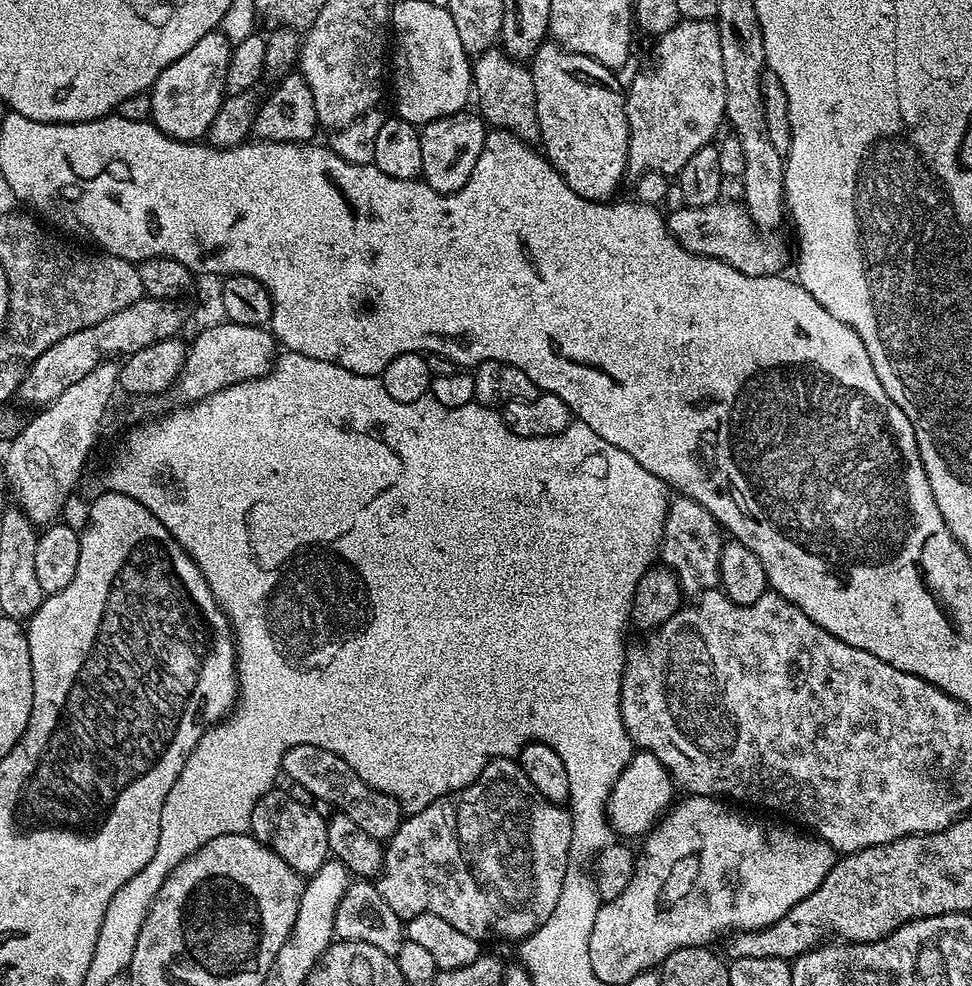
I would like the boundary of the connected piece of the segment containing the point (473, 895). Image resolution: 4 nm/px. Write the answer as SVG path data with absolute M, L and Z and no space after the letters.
M447 799L435 800L426 810L401 819L398 830L386 842L383 871L375 886L401 922L418 918L418 914L438 914L438 918L446 918L462 934L480 941L480 895L485 889L478 883L460 846L448 803Z

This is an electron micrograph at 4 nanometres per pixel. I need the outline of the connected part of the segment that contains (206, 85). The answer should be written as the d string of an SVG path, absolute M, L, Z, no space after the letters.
M217 30L198 38L182 58L170 62L150 89L151 123L174 140L196 142L207 137L210 122L214 122L226 99L224 78L231 53L232 45L223 32Z

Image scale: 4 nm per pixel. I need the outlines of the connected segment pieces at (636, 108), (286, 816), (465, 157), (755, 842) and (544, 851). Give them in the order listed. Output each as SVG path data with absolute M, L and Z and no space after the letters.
M686 20L659 37L656 65L648 73L640 72L626 88L624 109L628 119L628 166L633 177L648 170L658 171L668 178L675 177L721 131L725 119L726 82L722 74L722 42L719 27L712 20Z
M269 790L252 811L251 835L261 844L268 845L272 851L290 865L295 872L311 874L326 863L330 856L328 846L329 821L311 803L303 804L288 792Z
M465 110L438 118L419 129L422 142L422 179L436 192L457 192L474 174L474 166L482 154L480 131L486 127L483 116Z
M692 794L684 799L688 800L682 801L680 805L677 803L667 813L669 816L665 815L643 837L644 853L639 853L636 856L636 871L632 873L632 881L626 886L626 890L622 890L622 894L618 894L618 898L601 903L598 918L594 918L594 930L590 934L590 944L600 944L600 952L628 952L628 960L644 960L644 964L647 964L652 970L670 954L674 954L674 950L711 945L713 943L711 940L718 939L723 932L732 934L737 930L767 928L775 920L781 920L793 906L802 902L802 898L806 898L814 890L818 890L822 878L826 878L826 874L830 874L830 870L836 864L838 853L836 849L829 846L827 840L819 839L812 834L805 834L803 831L800 833L795 832L792 828L783 828L780 824L763 824L762 821L755 820L752 816L739 816L734 809L727 808L724 805L727 803L720 798Z
M512 758L490 761L478 774L473 784L469 784L459 793L458 803L463 808L480 808L480 832L482 832L480 838L492 844L490 852L482 860L490 860L486 864L492 864L492 866L496 866L496 860L498 860L496 868L500 868L498 878L504 878L504 890L516 890L514 906L520 904L518 910L522 910L522 914L528 915L529 918L538 918L540 924L546 922L554 906L558 906L558 894L562 890L565 875L569 871L568 855L571 854L572 848L574 849L569 809L558 804L551 804L544 798L531 784L530 778L523 772L519 763Z

